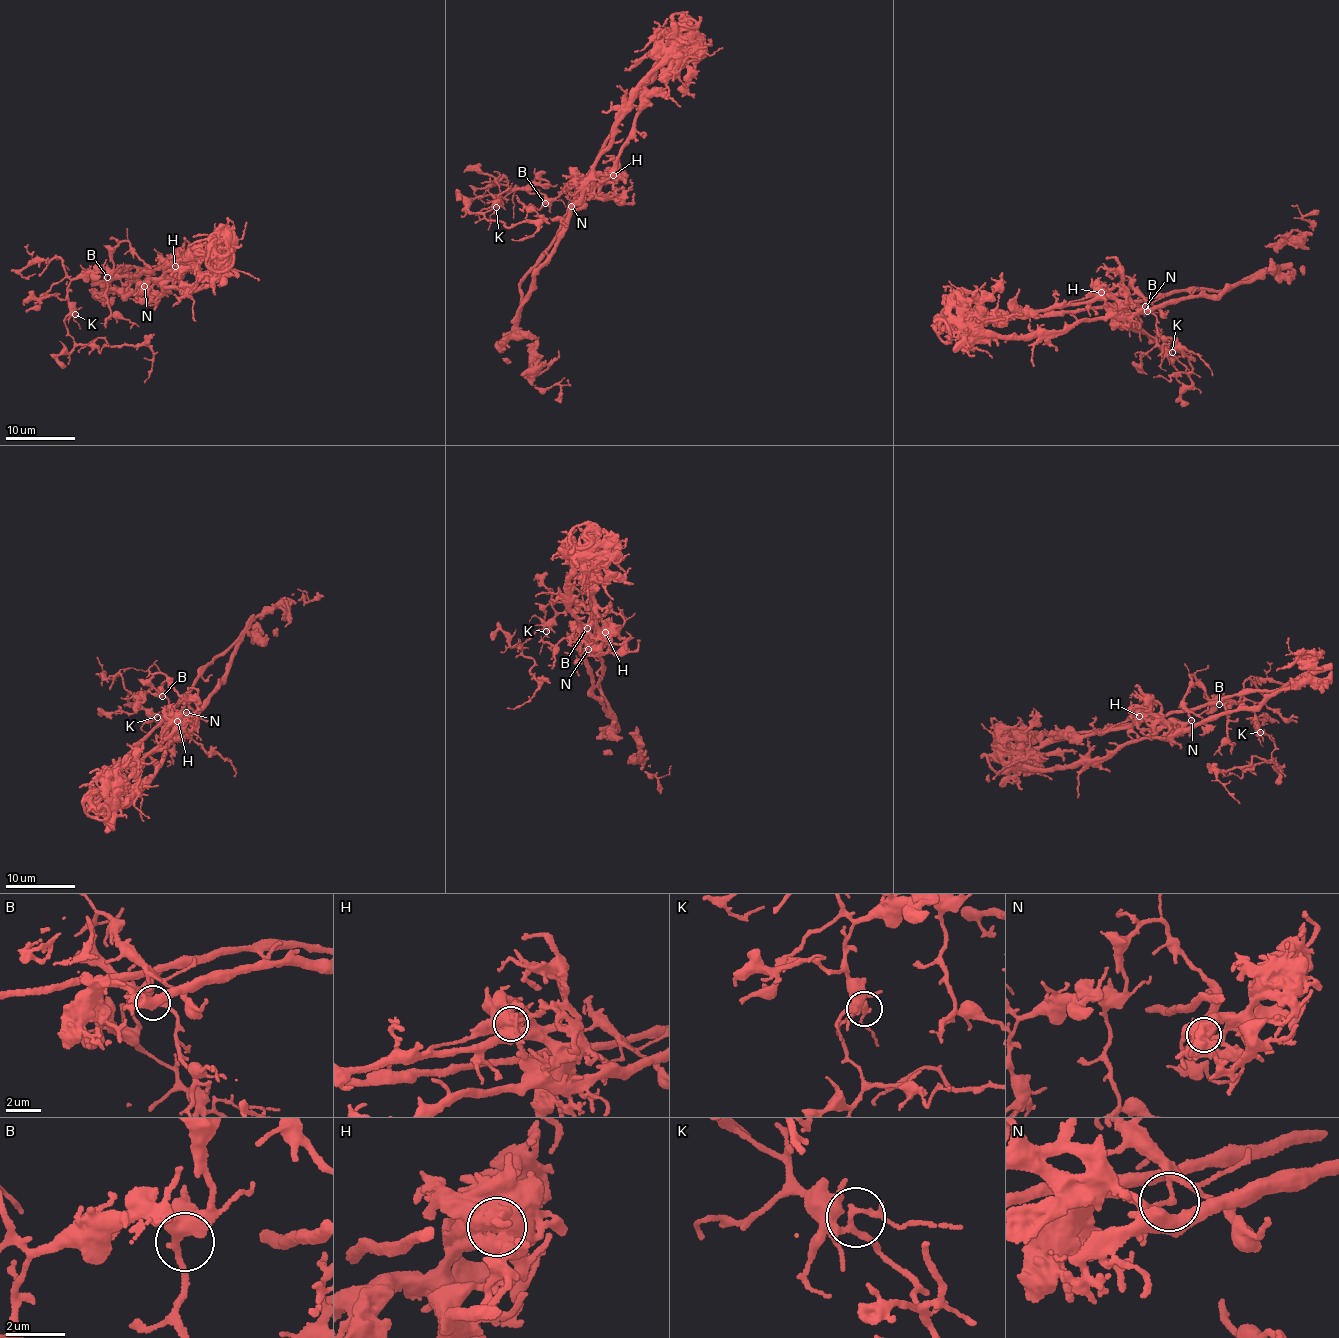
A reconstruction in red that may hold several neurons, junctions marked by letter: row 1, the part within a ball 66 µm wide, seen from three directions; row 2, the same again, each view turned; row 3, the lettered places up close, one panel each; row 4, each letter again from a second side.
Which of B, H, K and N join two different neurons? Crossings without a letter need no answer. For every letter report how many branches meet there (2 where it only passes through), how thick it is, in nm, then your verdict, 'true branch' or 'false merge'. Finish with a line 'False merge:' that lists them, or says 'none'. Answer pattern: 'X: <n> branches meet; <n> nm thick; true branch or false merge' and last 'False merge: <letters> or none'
B: 4 branches meet; 400 nm thick; true branch
H: 2 branches meet; 700 nm thick; false merge
K: 4 branches meet; 170 nm thick; true branch
N: 4 branches meet; 150 nm thick; false merge
False merge: H, N

